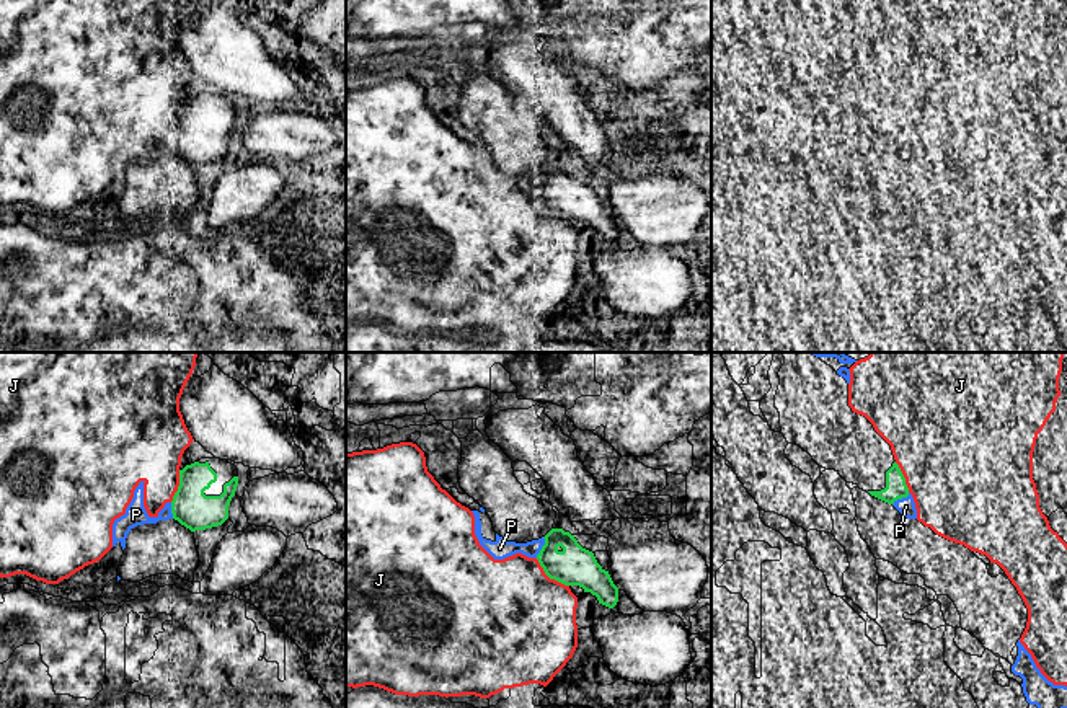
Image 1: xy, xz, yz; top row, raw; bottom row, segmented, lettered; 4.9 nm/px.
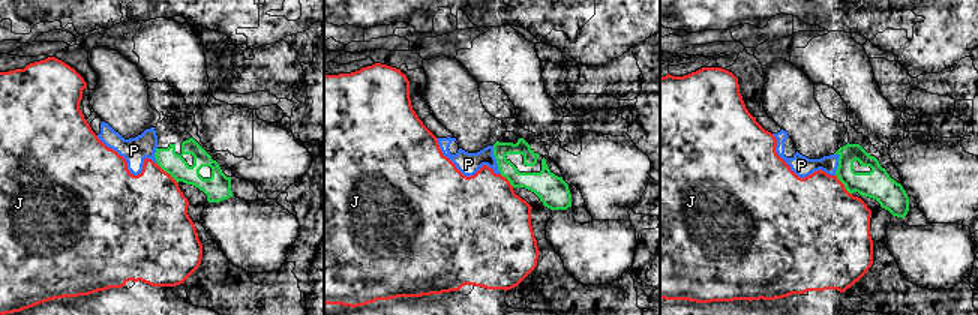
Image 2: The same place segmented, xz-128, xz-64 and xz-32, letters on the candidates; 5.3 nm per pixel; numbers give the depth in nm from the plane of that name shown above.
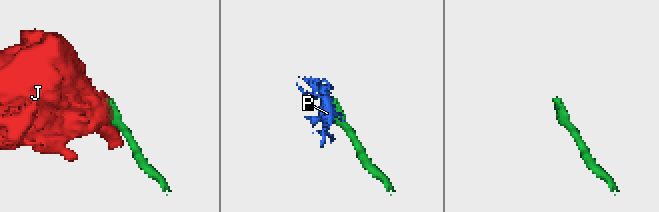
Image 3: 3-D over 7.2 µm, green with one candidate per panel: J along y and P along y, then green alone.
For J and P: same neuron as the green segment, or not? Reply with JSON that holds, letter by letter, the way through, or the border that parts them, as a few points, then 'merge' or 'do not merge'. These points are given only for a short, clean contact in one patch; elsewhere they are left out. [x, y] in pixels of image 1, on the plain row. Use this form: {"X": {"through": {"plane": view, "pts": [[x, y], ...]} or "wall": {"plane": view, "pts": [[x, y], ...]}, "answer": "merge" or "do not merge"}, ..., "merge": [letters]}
{"J": {"answer": "do not merge"}, "P": {"answer": "do not merge"}, "merge": []}

